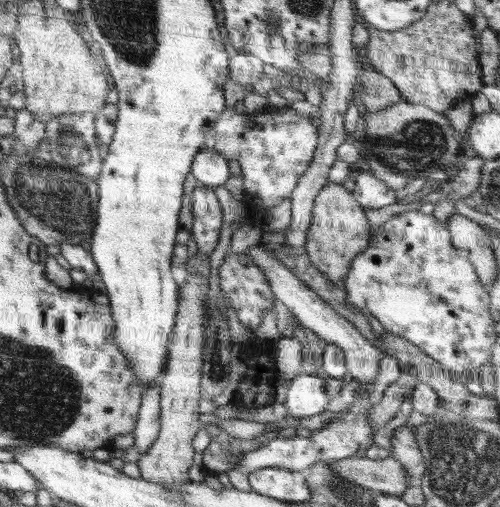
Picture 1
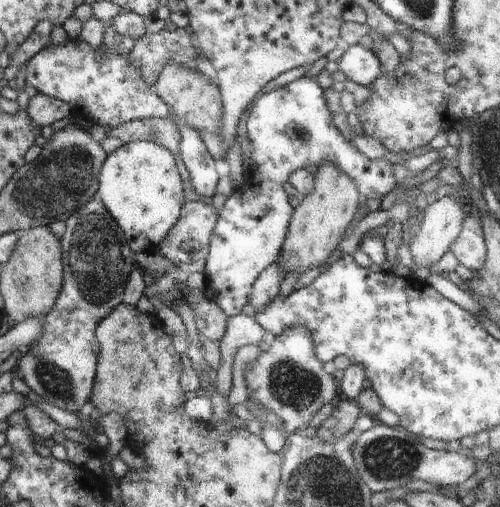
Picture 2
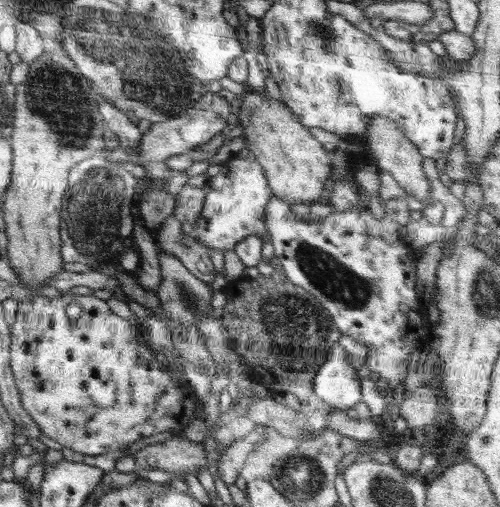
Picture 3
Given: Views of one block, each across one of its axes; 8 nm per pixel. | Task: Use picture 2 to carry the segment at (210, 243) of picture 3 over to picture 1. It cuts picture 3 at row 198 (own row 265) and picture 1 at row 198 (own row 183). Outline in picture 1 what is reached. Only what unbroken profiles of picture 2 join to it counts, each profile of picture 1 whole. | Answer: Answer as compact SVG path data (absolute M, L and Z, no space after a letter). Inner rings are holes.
M228 107L207 132L204 146L240 164L243 201L251 207L263 205L268 212L291 195L298 179L310 166L317 147L317 127L308 118L287 109L268 108L262 114L237 114L234 107ZM352 171L343 186L363 208L380 209L388 204L394 204L398 200L396 187L387 185L370 171Z

